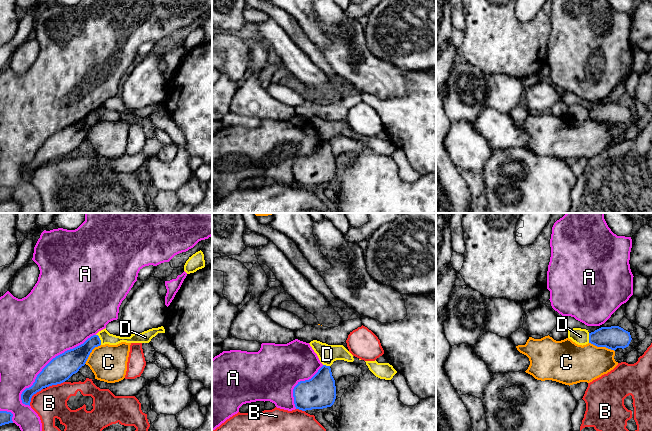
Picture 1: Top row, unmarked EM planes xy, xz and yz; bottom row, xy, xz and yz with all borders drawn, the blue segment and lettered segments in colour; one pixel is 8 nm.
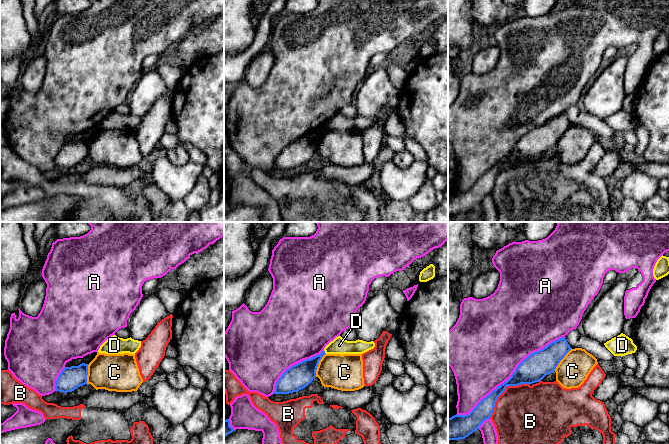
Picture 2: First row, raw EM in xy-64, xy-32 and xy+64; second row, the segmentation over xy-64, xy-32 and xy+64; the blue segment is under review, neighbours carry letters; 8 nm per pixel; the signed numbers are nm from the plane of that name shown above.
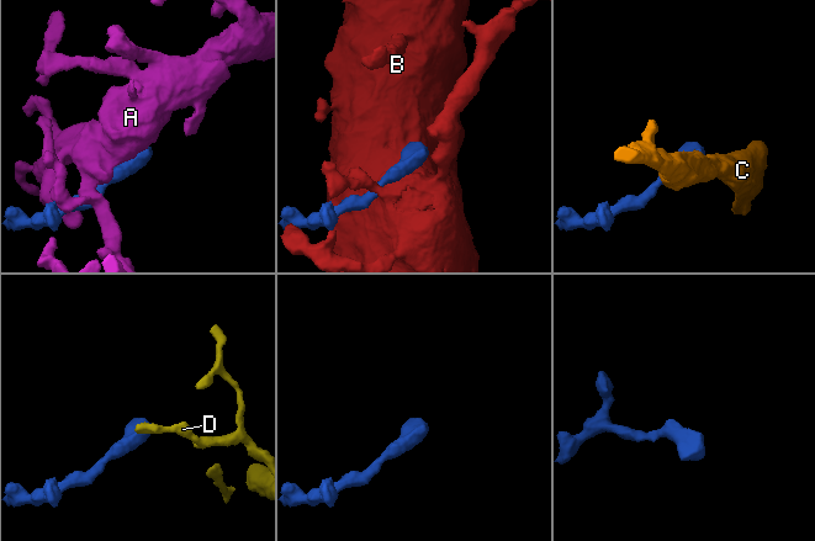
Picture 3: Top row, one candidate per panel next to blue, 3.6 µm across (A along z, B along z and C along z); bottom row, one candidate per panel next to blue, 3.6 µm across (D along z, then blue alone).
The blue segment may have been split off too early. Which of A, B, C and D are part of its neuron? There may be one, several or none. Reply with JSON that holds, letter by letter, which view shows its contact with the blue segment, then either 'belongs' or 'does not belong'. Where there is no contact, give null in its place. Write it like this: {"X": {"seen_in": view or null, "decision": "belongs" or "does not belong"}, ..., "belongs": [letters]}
{"A": {"seen_in": "xy", "decision": "does not belong"}, "B": {"seen_in": "xy", "decision": "does not belong"}, "C": {"seen_in": "yz", "decision": "does not belong"}, "D": {"seen_in": "xy", "decision": "does not belong"}, "belongs": []}

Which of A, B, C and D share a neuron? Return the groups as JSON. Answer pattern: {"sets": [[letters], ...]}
{"sets": [["A"], ["B"], ["C"], ["D"]]}

